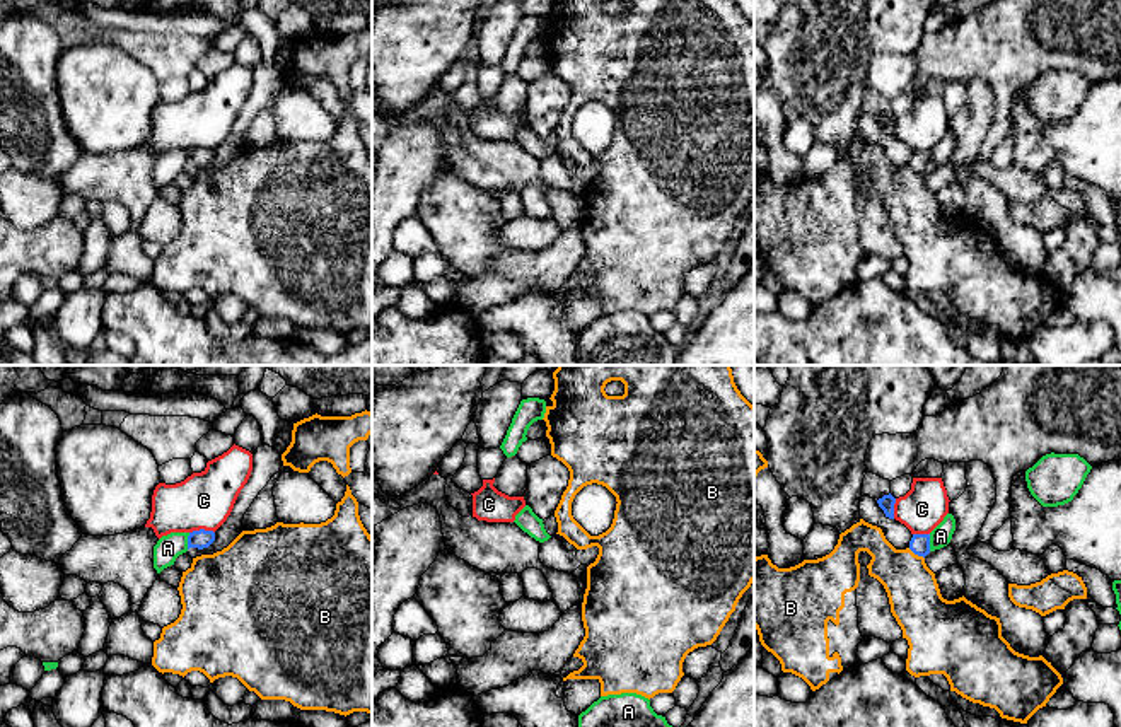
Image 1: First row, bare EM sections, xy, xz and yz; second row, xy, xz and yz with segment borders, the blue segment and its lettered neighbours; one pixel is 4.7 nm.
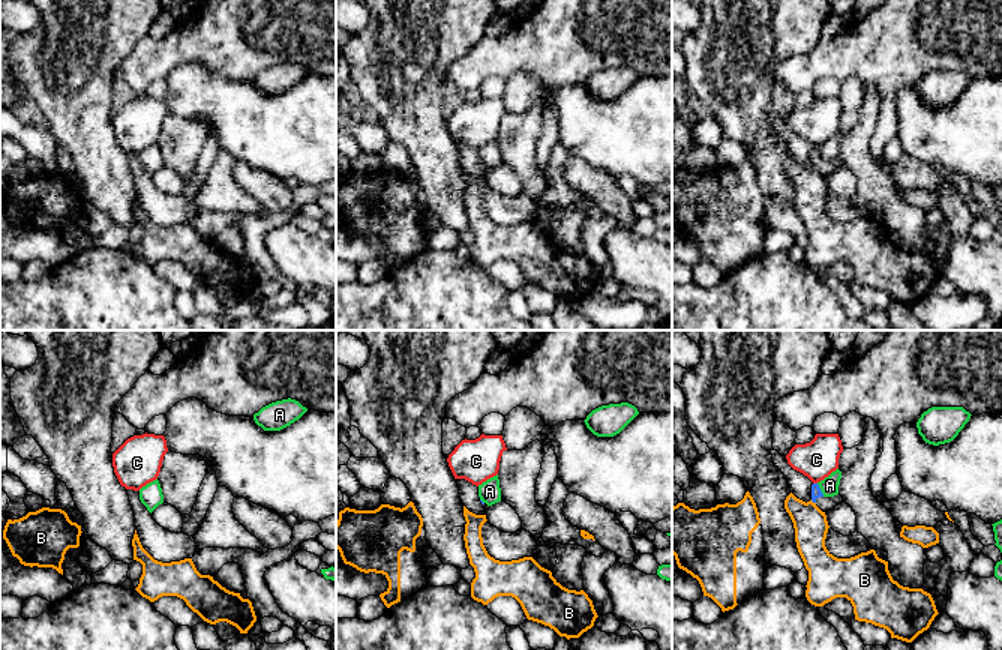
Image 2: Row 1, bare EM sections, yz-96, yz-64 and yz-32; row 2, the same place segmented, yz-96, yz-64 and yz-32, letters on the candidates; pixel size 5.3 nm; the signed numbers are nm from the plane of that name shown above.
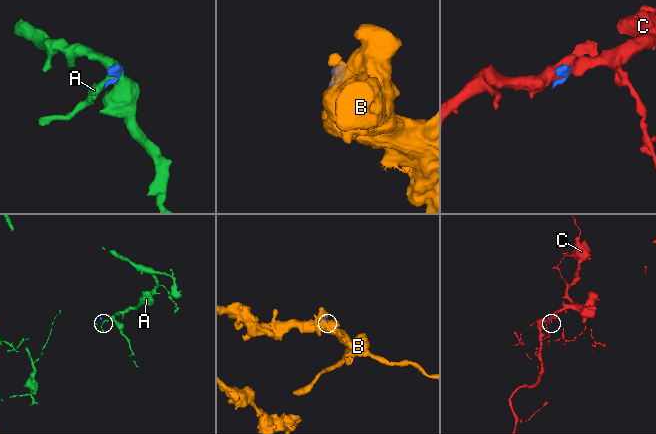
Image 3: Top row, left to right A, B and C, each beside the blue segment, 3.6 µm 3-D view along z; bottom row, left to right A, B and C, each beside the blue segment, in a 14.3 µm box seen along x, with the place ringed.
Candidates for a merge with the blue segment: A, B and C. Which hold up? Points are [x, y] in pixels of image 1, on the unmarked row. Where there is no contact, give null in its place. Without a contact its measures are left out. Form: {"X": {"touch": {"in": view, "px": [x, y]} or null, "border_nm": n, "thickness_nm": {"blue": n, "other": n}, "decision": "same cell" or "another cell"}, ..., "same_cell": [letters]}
{"A": {"touch": {"in": "xy", "px": [188, 159]}, "border_nm": 80, "thickness_nm": {"blue": 90, "other": 120}, "decision": "another cell"}, "B": {"touch": {"in": "yz", "px": [917, 171]}, "border_nm": 90, "thickness_nm": {"blue": 100, "other": 240}, "decision": "another cell"}, "C": {"touch": {"in": "xy", "px": [202, 147]}, "border_nm": 120, "thickness_nm": {"blue": 90, "other": 280}, "decision": "another cell"}, "same_cell": []}

